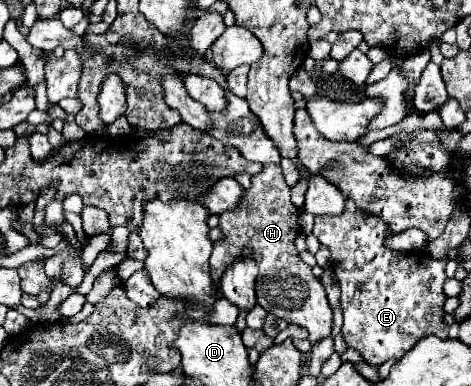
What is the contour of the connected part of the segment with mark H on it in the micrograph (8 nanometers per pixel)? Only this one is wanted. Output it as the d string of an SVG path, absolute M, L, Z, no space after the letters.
M264 165L262 173L252 177L252 187L244 193L240 203L230 211L220 213L218 217L218 227L224 235L224 241L214 243L210 255L214 287L220 285L220 277L230 267L230 263L244 257L244 249L250 249L248 257L252 257L260 269L256 275L258 305L278 319L284 319L286 323L308 329L310 343L332 335L332 309L328 305L326 291L322 283L312 275L312 269L298 257L298 251L294 247L294 239L300 233L300 209L296 209L290 201L290 189L284 183L280 165Z

